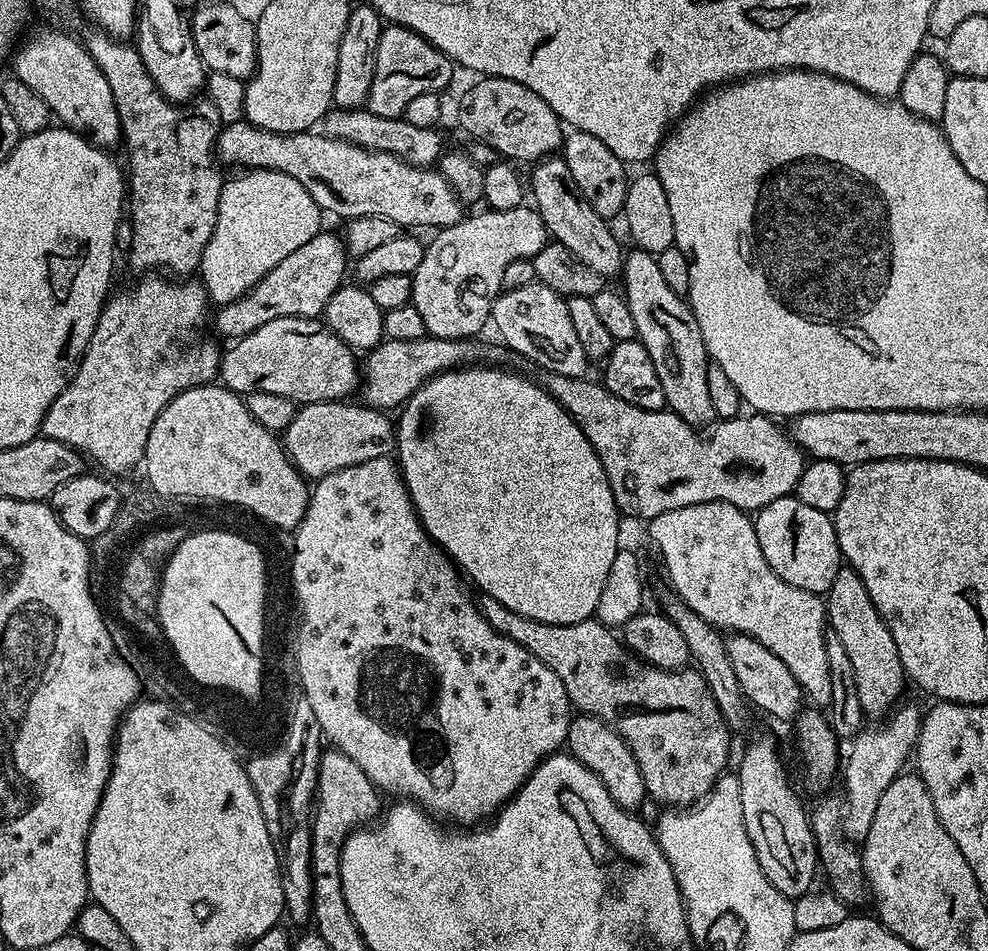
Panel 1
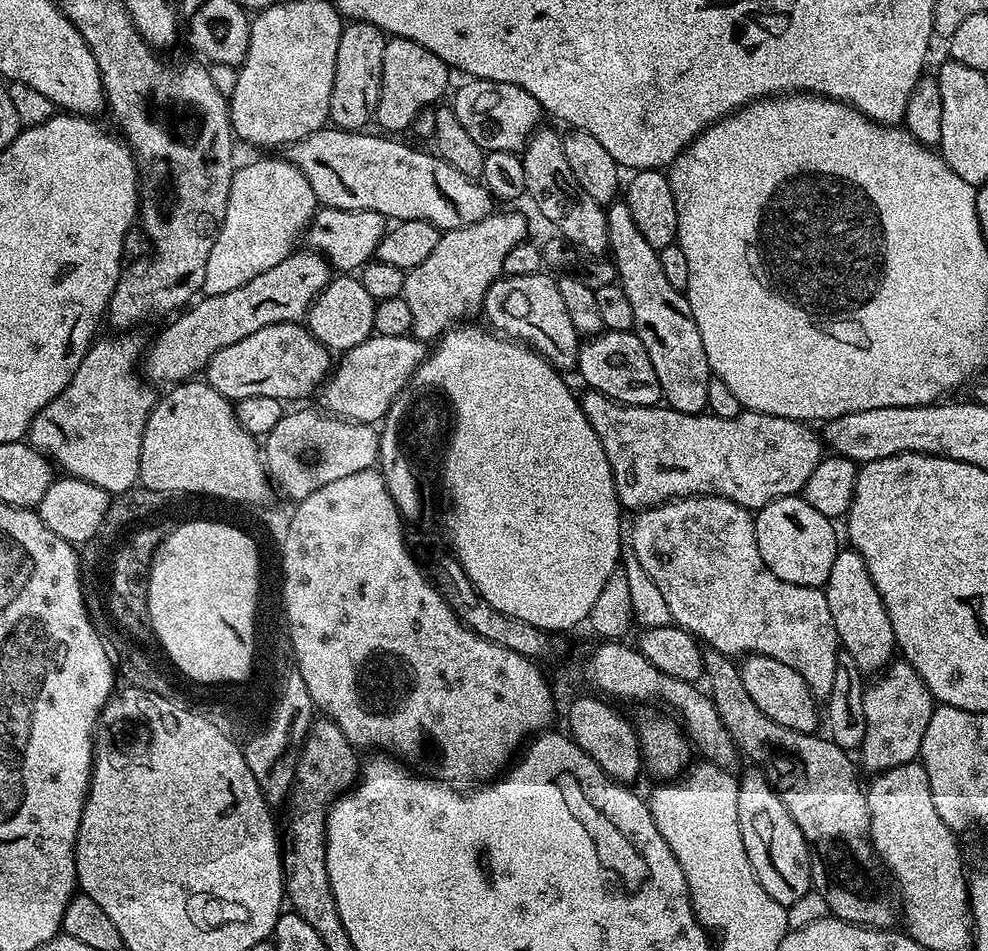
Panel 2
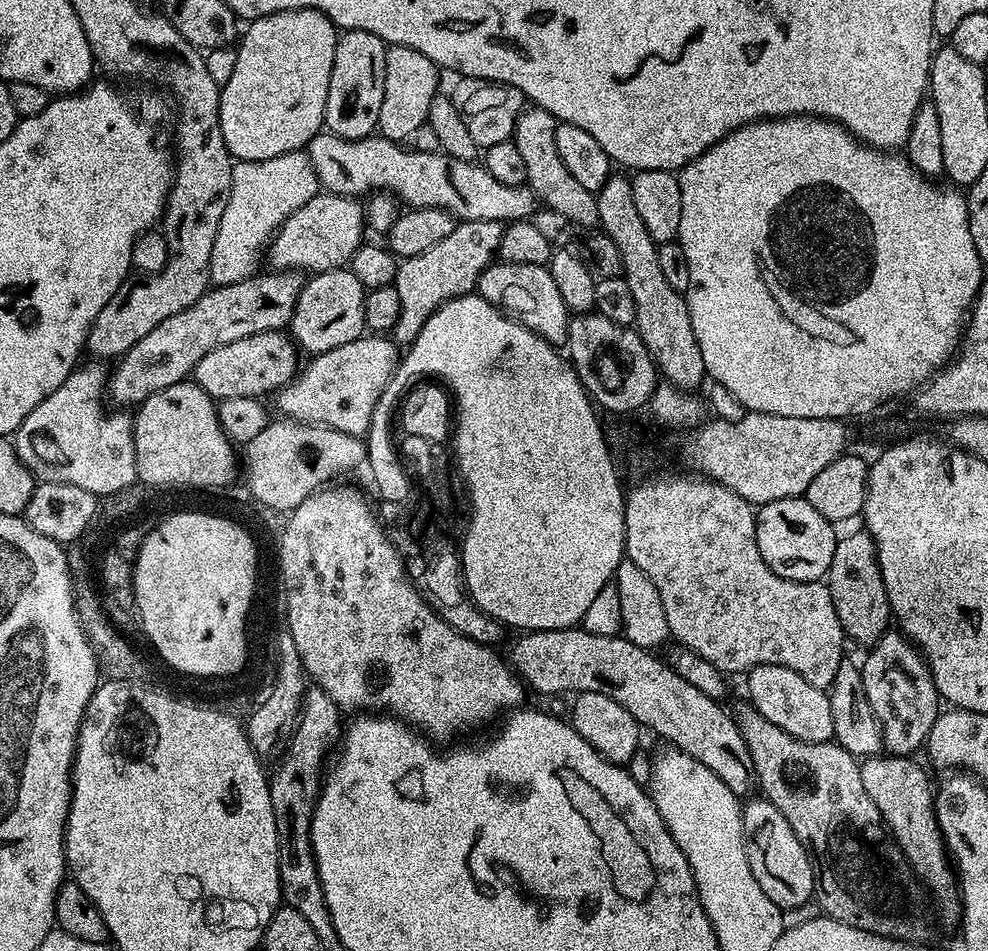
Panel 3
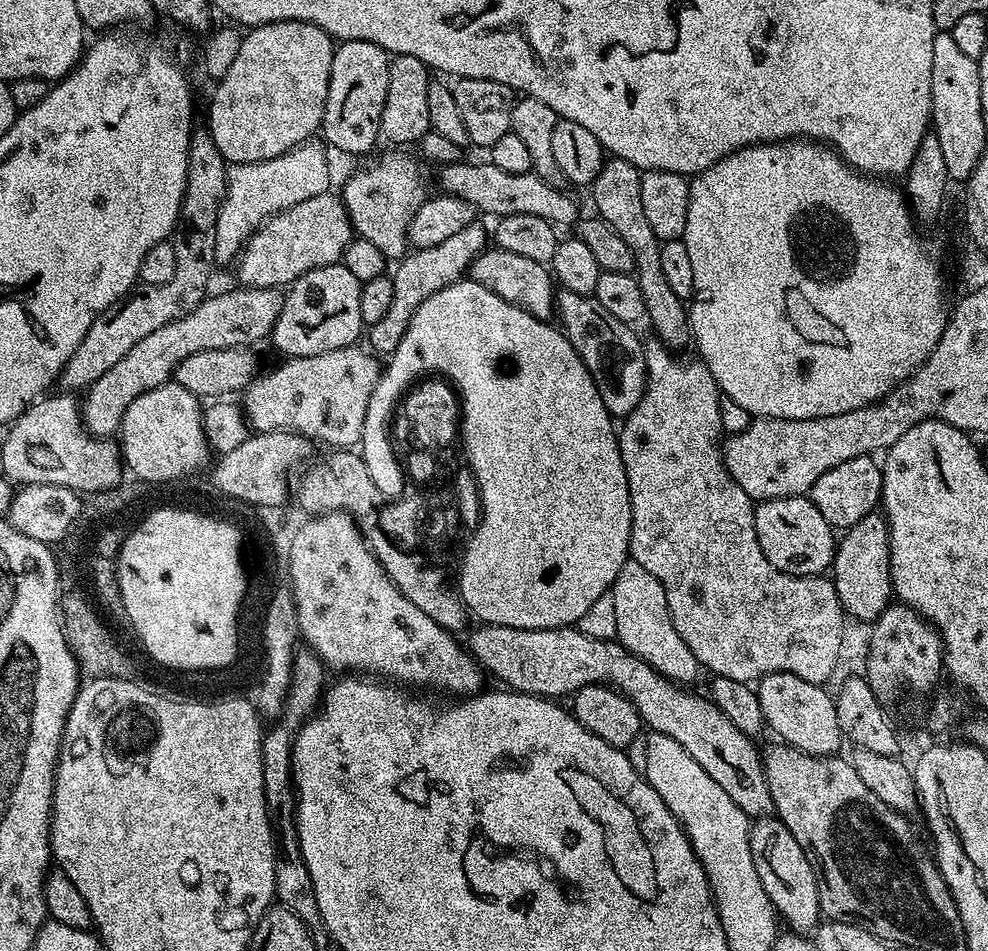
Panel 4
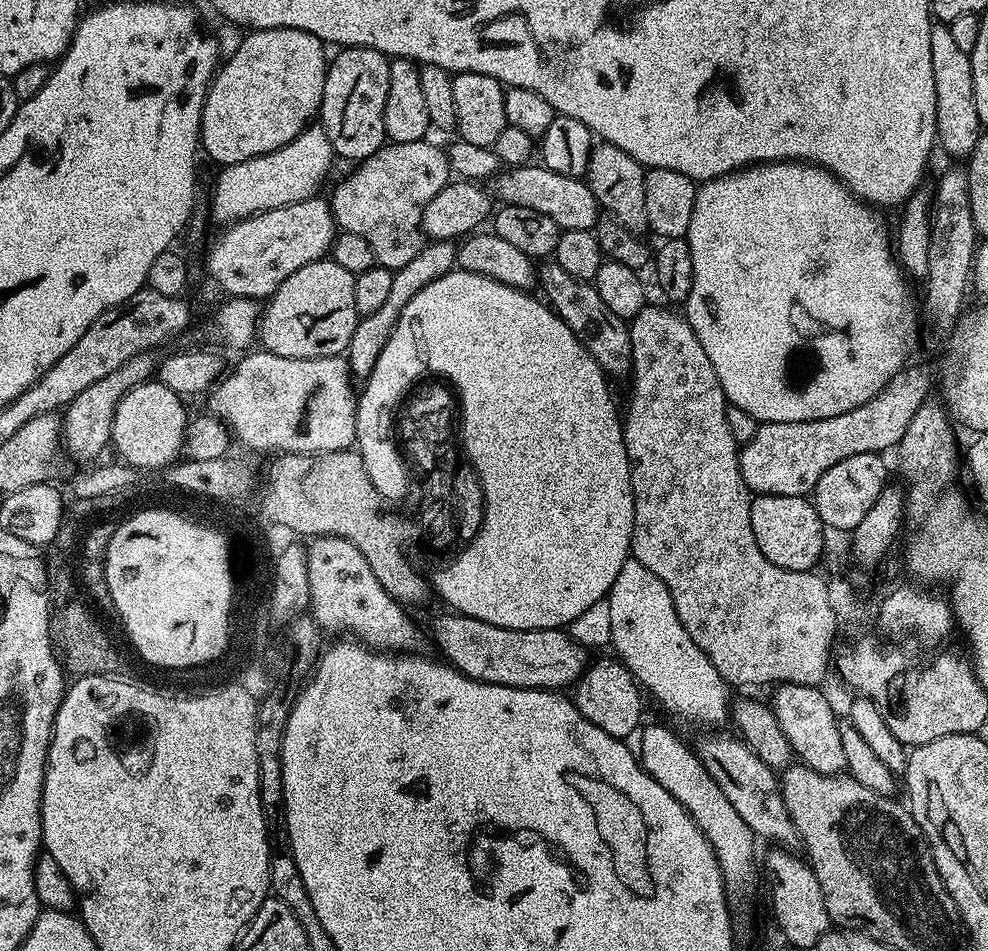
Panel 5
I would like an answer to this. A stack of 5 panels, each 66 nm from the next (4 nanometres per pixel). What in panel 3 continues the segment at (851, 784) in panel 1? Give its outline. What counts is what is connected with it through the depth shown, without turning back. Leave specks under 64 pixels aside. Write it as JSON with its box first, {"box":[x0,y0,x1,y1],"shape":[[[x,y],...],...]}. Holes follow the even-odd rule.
{"box":[860,630,942,757],"shape":[[[889,630],[881,634],[880,639],[867,649],[868,657],[860,664],[862,674],[862,690],[866,690],[866,698],[870,702],[870,710],[874,710],[876,721],[880,724],[882,738],[884,739],[883,751],[894,756],[911,757],[925,747],[930,730],[934,722],[940,717],[942,701],[940,691],[932,677],[932,671],[924,660],[924,655],[919,648],[899,630]]]}

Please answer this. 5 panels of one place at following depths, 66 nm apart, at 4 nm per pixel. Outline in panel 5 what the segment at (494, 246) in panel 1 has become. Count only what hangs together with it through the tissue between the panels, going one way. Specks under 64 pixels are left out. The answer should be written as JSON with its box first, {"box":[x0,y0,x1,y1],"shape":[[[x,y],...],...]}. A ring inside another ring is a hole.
{"box":[346,240,457,378],"shape":[[[434,240],[425,243],[420,253],[407,262],[406,266],[393,271],[390,295],[386,297],[386,303],[374,314],[357,319],[356,329],[350,338],[346,353],[348,371],[352,373],[353,377],[366,378],[371,374],[374,370],[374,362],[378,358],[382,346],[386,346],[406,302],[410,302],[410,298],[414,298],[414,294],[418,294],[418,290],[422,290],[422,286],[434,282],[434,278],[444,276],[456,268],[456,249],[457,245],[450,240]]]}

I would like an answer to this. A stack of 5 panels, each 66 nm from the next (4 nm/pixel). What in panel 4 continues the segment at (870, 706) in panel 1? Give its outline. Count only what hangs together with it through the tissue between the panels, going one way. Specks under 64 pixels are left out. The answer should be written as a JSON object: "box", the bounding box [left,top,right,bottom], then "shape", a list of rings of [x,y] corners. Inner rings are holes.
{"box":[830,511,893,622],"shape":[[[879,511],[866,514],[839,537],[836,556],[830,569],[832,585],[838,590],[840,605],[849,617],[875,622],[893,603],[892,575],[890,574],[890,538],[888,522]]]}

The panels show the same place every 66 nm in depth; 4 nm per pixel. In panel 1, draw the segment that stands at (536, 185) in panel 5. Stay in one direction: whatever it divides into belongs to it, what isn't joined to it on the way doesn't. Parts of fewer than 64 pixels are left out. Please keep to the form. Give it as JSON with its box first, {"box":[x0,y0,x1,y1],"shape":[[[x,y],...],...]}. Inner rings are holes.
{"box":[215,122,466,230],"shape":[[[247,122],[225,123],[216,134],[215,153],[225,165],[227,165],[226,163],[241,164],[241,169],[244,170],[261,168],[262,170],[274,170],[275,172],[281,172],[282,174],[290,174],[290,178],[295,178],[297,182],[302,182],[302,186],[306,186],[310,198],[314,198],[314,202],[320,207],[321,213],[324,214],[333,212],[336,216],[344,216],[343,218],[351,218],[354,216],[385,216],[386,218],[390,218],[390,222],[400,225],[401,229],[404,230],[416,230],[412,228],[432,228],[431,230],[439,230],[442,228],[449,228],[450,225],[458,223],[466,212],[465,205],[462,203],[460,197],[457,196],[455,188],[452,187],[450,181],[435,167],[429,166],[427,168],[420,168],[417,164],[407,164],[405,160],[398,158],[394,154],[375,152],[369,148],[363,148],[357,144],[352,144],[348,140],[339,140],[333,136],[321,134],[316,130],[309,130],[306,132],[271,132],[270,130],[255,128],[253,124]]]}

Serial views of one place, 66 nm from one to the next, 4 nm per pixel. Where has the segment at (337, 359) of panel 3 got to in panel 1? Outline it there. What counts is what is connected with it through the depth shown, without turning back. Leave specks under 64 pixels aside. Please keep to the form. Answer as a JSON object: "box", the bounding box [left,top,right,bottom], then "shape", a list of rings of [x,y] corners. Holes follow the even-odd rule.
{"box":[362,334,510,410],"shape":[[[427,334],[418,340],[383,339],[367,353],[368,361],[362,364],[362,397],[369,408],[396,410],[403,406],[409,396],[413,396],[427,380],[432,380],[439,372],[451,372],[453,368],[476,366],[487,362],[500,366],[510,356],[509,349],[496,344],[483,344],[483,339],[447,340]]]}

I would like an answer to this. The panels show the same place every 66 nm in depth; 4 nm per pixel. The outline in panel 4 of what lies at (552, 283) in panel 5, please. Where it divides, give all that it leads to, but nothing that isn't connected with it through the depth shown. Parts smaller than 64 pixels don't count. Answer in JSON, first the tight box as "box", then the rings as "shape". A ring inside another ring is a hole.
{"box":[554,290,646,418],"shape":[[[560,290],[555,293],[554,304],[558,316],[560,312],[559,323],[574,350],[578,350],[578,358],[582,358],[586,370],[590,370],[590,378],[594,386],[598,386],[598,394],[602,394],[606,410],[613,418],[631,414],[634,406],[642,402],[646,386],[644,345],[641,337],[636,337],[637,329],[626,322],[618,322],[618,318],[609,314],[595,295],[583,296]]]}

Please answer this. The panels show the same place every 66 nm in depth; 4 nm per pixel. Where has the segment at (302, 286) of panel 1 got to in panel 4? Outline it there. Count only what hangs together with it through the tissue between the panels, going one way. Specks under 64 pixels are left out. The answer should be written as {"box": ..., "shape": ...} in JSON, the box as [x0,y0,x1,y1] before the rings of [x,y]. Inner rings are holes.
{"box":[82,286,284,438],"shape":[[[235,286],[229,292],[209,295],[197,308],[180,315],[177,320],[166,322],[166,326],[154,330],[147,338],[142,338],[138,346],[133,346],[115,366],[110,366],[102,378],[98,378],[82,396],[82,415],[84,426],[89,433],[101,438],[112,438],[120,431],[120,423],[126,414],[126,406],[138,398],[138,394],[146,394],[146,390],[154,390],[158,386],[169,383],[173,379],[176,367],[190,354],[198,354],[202,350],[222,350],[223,348],[246,348],[255,345],[255,340],[271,337],[274,322],[278,322],[278,314],[282,314],[284,292],[278,288],[245,288]]]}

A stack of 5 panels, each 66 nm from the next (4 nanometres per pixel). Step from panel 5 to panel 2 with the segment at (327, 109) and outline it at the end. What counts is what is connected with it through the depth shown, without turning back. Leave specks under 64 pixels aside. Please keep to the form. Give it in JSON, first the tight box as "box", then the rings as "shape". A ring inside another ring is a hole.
{"box":[329,20,385,131],"shape":[[[353,20],[345,23],[342,38],[338,38],[334,88],[331,90],[329,119],[335,127],[359,131],[373,119],[380,97],[385,39],[384,31],[370,22]]]}

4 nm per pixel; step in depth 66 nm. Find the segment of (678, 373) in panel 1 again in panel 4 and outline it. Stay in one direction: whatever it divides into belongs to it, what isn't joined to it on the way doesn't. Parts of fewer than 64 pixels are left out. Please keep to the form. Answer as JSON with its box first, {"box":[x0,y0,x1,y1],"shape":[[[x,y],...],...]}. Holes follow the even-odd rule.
{"box":[590,156,690,350],"shape":[[[613,156],[605,159],[604,165],[598,170],[598,178],[590,185],[592,192],[592,204],[596,212],[605,221],[607,227],[613,228],[630,246],[634,253],[636,263],[635,277],[638,286],[642,286],[642,298],[644,299],[644,314],[647,323],[652,323],[655,339],[662,341],[664,345],[680,350],[684,343],[690,340],[690,325],[688,322],[688,308],[685,301],[670,290],[666,277],[662,274],[662,258],[660,257],[661,240],[656,237],[654,230],[650,230],[650,222],[642,207],[642,182],[640,177],[641,169],[635,168],[630,162]]]}

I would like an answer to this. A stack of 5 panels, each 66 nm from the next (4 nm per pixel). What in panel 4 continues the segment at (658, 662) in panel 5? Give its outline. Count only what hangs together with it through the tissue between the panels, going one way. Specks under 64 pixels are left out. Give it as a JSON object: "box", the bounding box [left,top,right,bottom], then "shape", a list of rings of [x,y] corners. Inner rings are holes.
{"box":[610,558,702,686],"shape":[[[631,558],[625,560],[622,570],[618,570],[618,578],[614,578],[610,589],[614,598],[614,611],[618,630],[616,640],[630,654],[642,658],[654,670],[662,673],[667,680],[674,680],[681,686],[692,686],[702,674],[698,658],[690,654],[690,646],[682,642],[678,630],[674,630],[674,622],[670,618],[670,606],[666,606],[666,590],[662,590],[662,582],[638,566]]]}

